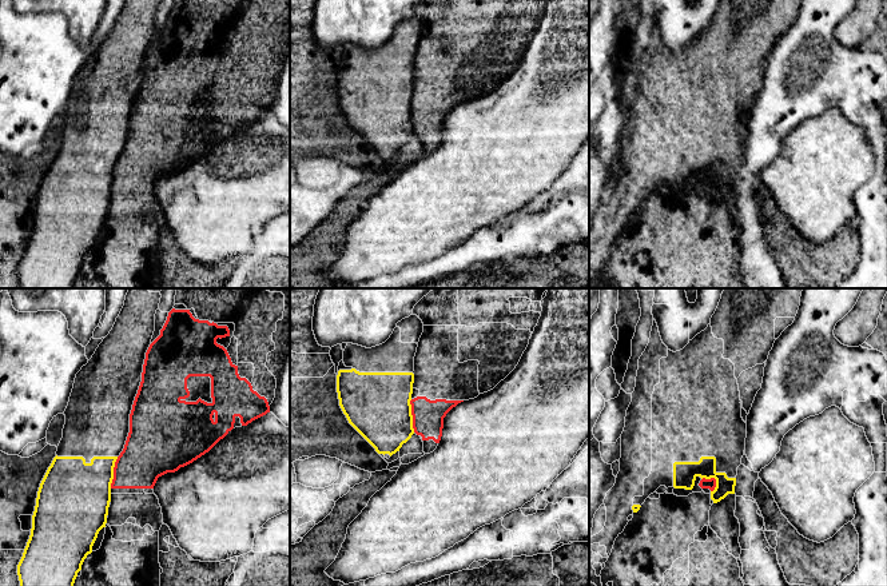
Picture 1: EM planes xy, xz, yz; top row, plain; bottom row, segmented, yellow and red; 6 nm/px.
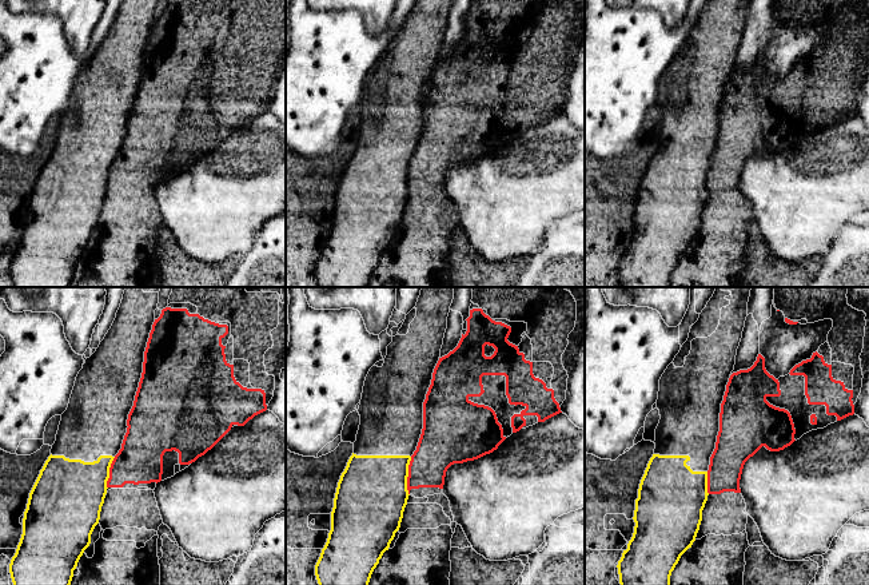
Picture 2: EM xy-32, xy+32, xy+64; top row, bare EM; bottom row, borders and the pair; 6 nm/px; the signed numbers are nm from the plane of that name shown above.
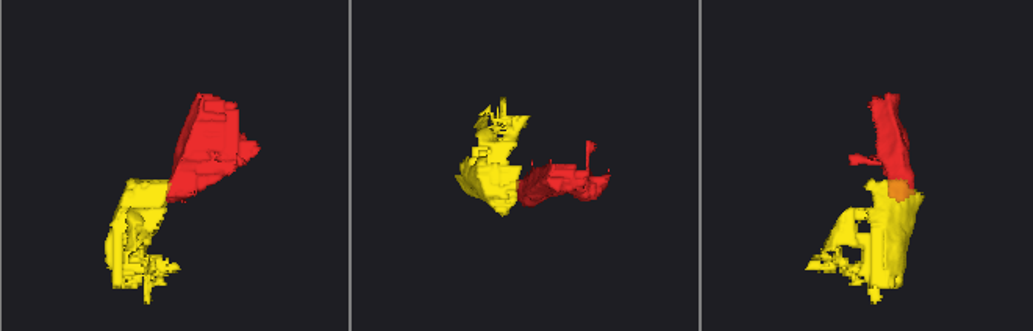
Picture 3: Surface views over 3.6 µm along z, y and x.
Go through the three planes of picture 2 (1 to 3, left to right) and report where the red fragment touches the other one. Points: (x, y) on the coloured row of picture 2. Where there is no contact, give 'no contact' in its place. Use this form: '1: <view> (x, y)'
1: xy-32 (108, 473)
2: xy+32 (407, 476)
3: xy+64 (706, 482)

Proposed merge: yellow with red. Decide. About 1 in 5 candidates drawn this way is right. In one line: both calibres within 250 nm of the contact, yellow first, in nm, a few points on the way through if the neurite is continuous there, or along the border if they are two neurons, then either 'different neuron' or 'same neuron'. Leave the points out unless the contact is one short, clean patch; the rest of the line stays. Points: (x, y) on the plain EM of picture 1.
calibres 400 and 190 nm; border xz (410, 100), (412, 128), (414, 132); different neuron

